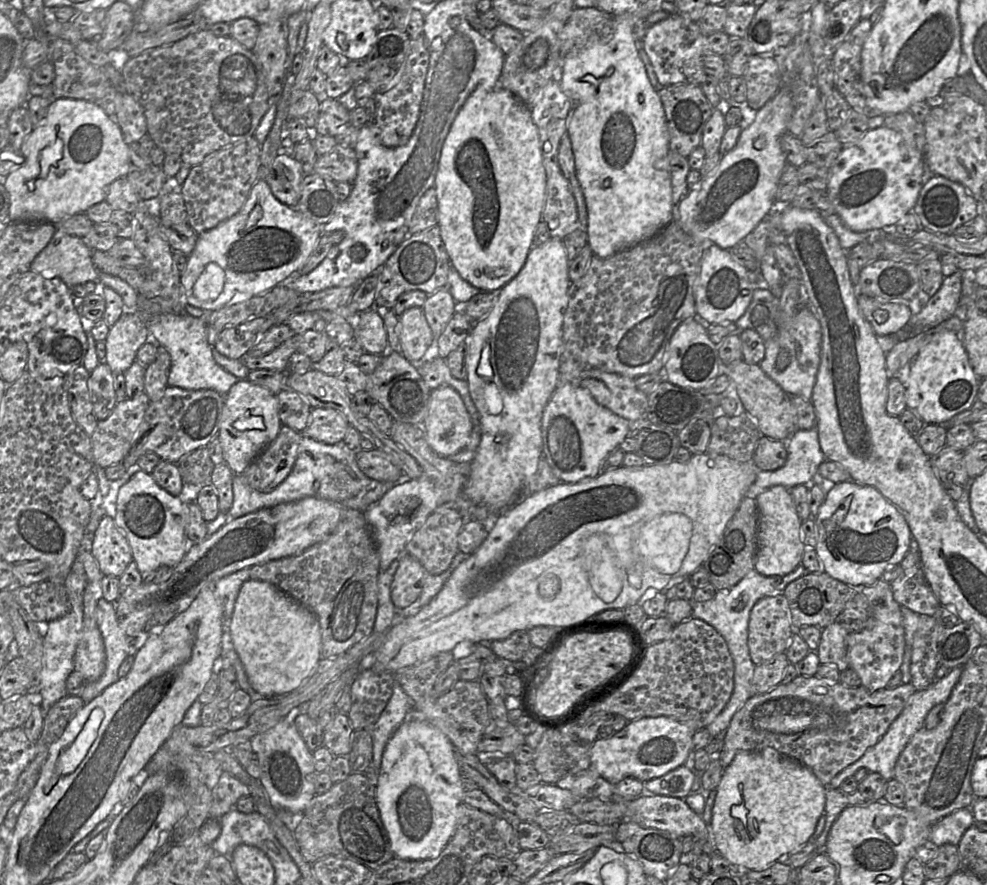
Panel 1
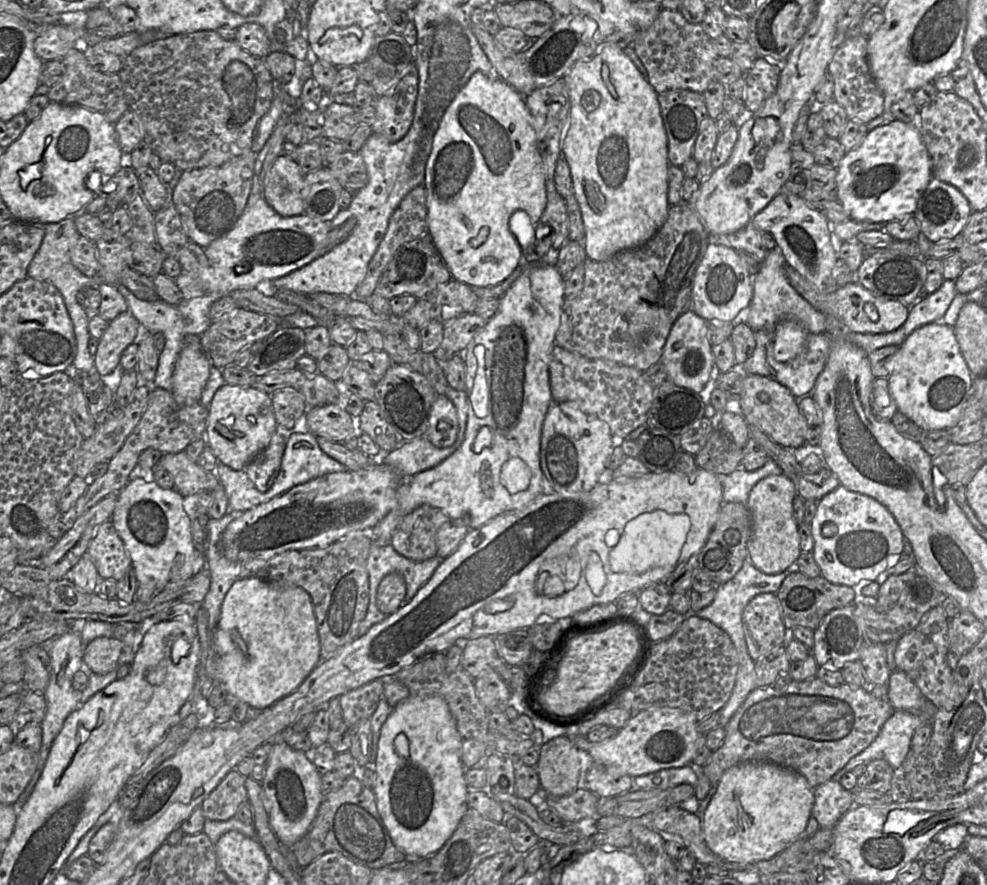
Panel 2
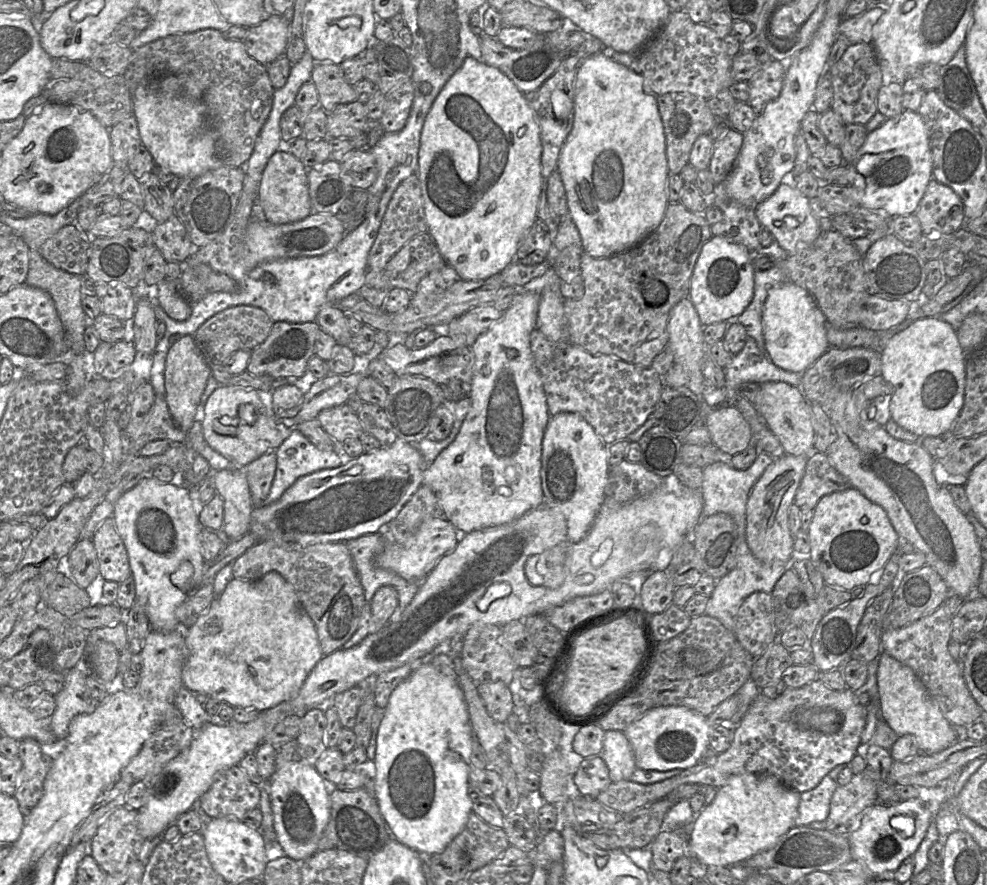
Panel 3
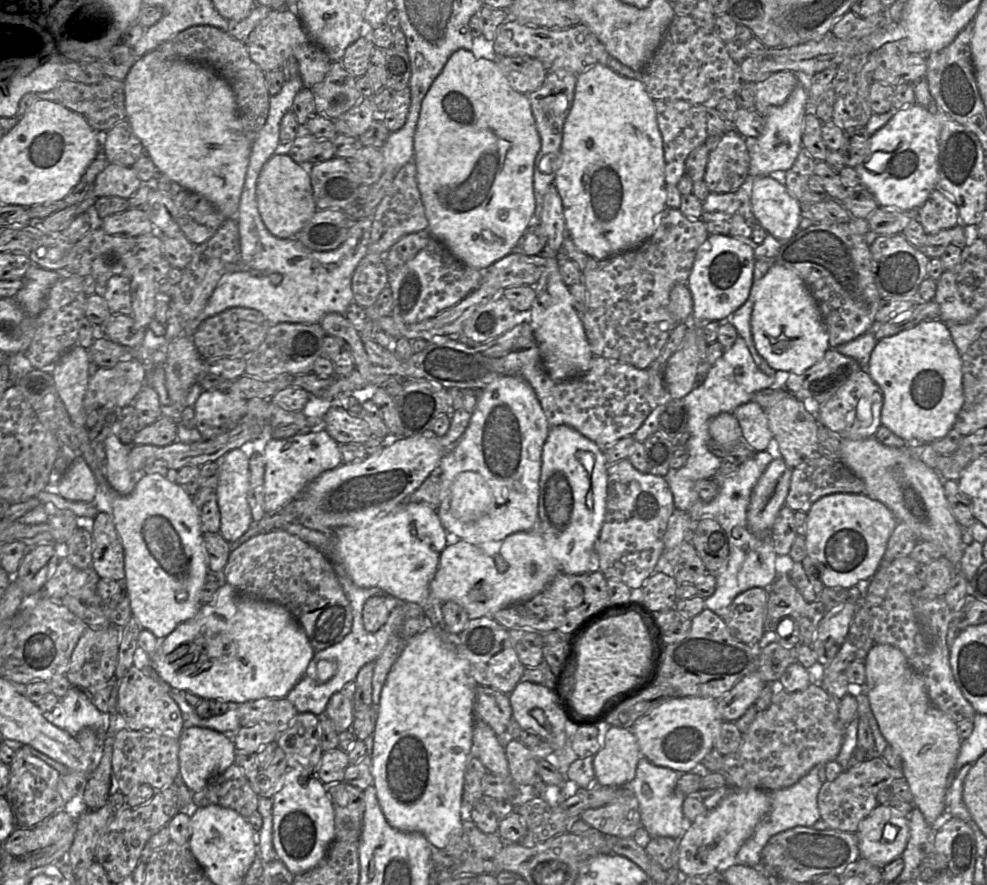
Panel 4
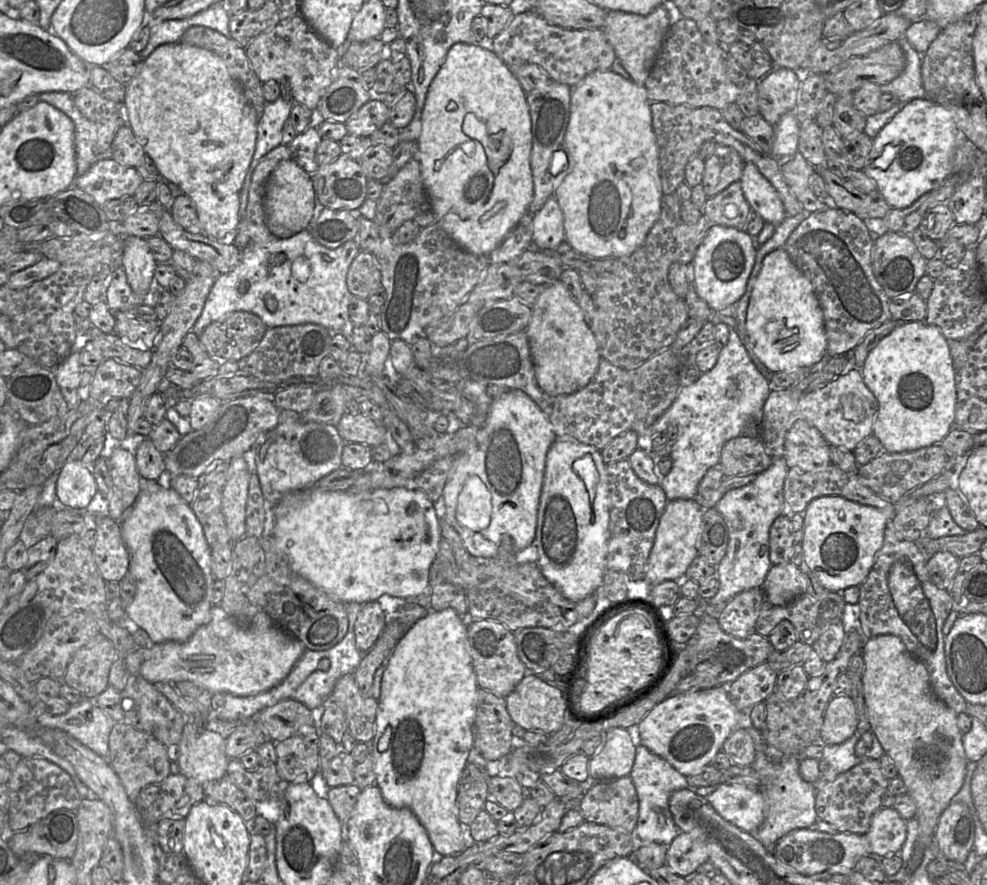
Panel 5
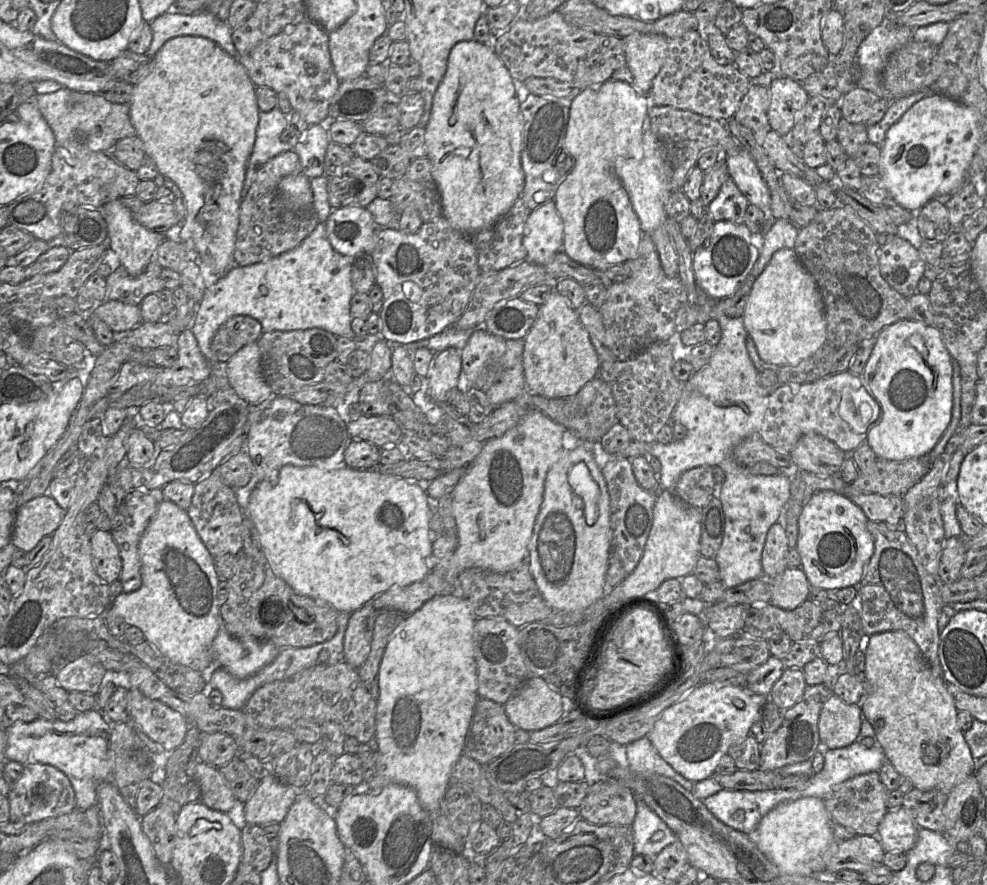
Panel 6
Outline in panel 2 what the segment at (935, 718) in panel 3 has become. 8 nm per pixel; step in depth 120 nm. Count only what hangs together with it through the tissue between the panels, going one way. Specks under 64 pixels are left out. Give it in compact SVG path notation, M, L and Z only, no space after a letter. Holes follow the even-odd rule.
M900 669L892 670L887 684L887 700L895 710L919 713L929 702L911 678Z

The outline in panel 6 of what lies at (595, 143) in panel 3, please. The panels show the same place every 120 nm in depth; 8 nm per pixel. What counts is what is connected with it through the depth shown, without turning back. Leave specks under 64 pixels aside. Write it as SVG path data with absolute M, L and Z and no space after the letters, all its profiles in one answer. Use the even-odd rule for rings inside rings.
M609 79L601 84L591 85L581 89L571 97L571 105L569 107L569 121L564 139L564 151L572 156L573 167L559 183L553 200L564 224L562 251L564 251L564 253L572 260L586 267L606 268L616 264L622 264L628 260L633 260L638 256L639 244L643 235L643 231L641 229L639 218L633 209L629 195L613 171L613 162L616 158L628 152L630 143L632 143L632 145L642 144L643 124L645 119L649 118L648 112L651 105L652 104L650 103L649 96L639 92L633 84L613 79Z

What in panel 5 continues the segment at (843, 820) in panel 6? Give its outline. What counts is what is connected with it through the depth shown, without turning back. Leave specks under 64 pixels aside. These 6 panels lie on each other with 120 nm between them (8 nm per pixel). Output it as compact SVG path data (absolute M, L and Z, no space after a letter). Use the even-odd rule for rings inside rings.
M862 758L857 765L816 791L815 809L818 820L834 825L838 832L866 834L872 816L882 807L881 798L888 789L889 781L884 776L878 759Z

